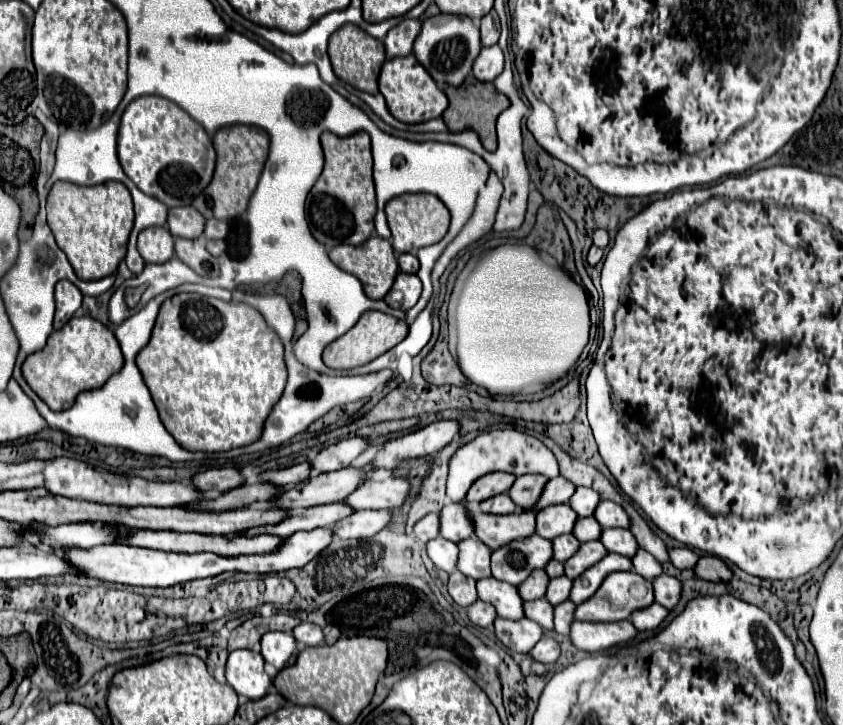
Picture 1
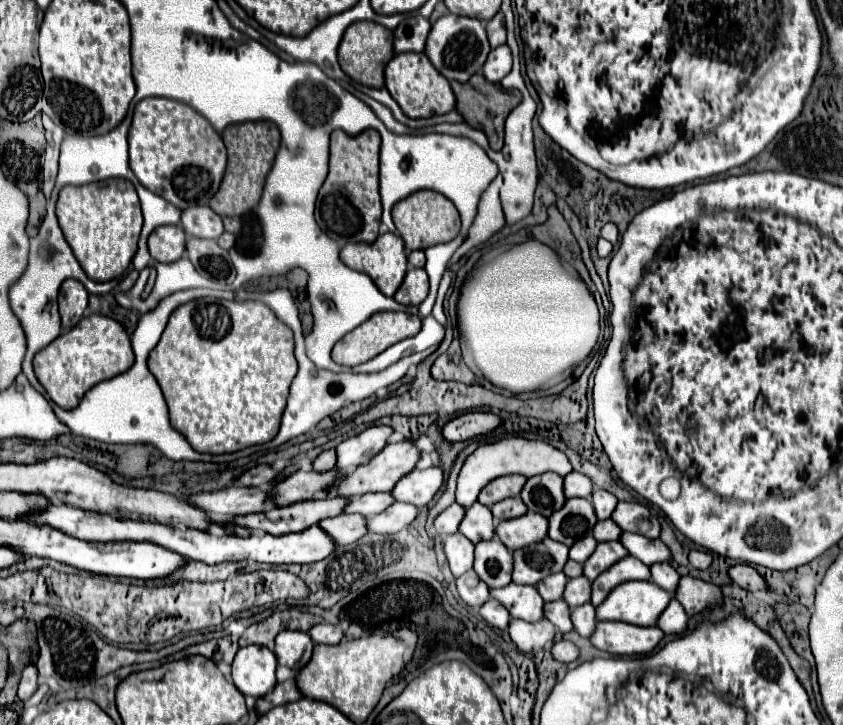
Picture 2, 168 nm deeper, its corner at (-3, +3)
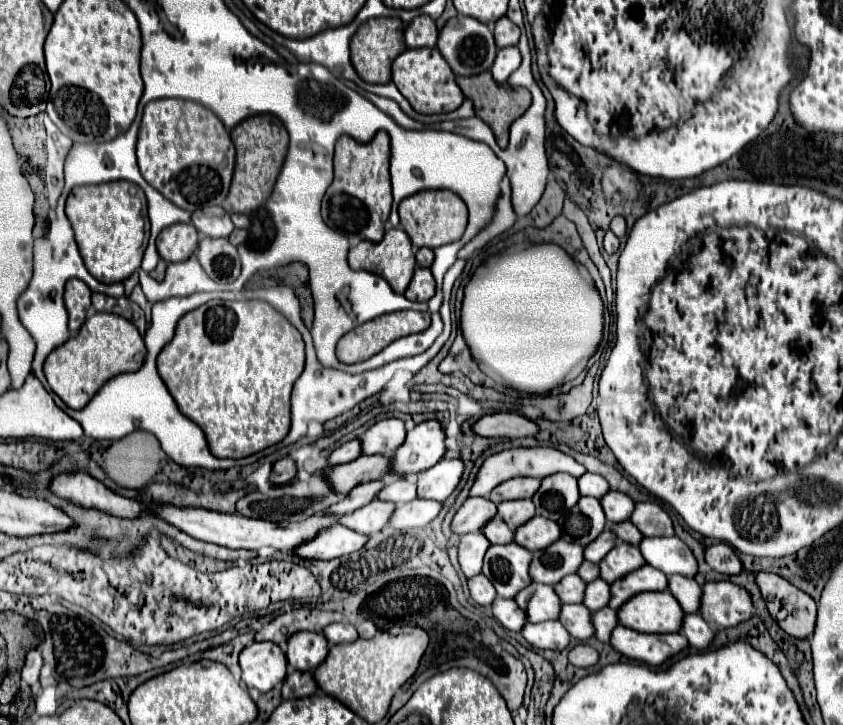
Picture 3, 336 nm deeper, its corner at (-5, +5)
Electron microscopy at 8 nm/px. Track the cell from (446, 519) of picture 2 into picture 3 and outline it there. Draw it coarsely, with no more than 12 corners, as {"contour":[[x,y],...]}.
{"contour":[[467,498],[451,522],[455,534],[479,532],[497,506]]}

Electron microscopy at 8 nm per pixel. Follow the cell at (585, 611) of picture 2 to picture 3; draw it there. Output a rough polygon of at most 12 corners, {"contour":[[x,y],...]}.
{"contour":[[605,608],[591,612],[595,638],[609,642],[617,626],[615,610]]}

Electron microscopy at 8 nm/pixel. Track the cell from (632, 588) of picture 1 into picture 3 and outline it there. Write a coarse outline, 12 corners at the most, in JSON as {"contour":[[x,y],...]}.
{"contour":[[669,590],[639,592],[617,610],[621,626],[679,632],[683,610]]}

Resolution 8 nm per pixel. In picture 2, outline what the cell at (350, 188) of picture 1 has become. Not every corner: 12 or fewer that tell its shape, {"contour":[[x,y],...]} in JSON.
{"contour":[[377,130],[331,134],[315,218],[341,246],[379,236]]}

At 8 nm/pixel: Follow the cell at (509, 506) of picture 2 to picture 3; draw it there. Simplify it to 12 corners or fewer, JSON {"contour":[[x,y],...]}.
{"contour":[[511,500],[497,514],[511,530],[535,516],[531,500]]}

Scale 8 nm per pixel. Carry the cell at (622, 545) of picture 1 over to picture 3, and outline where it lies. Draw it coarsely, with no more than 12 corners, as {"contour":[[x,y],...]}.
{"contour":[[643,538],[645,562],[661,572],[695,576],[697,562],[677,538]]}

